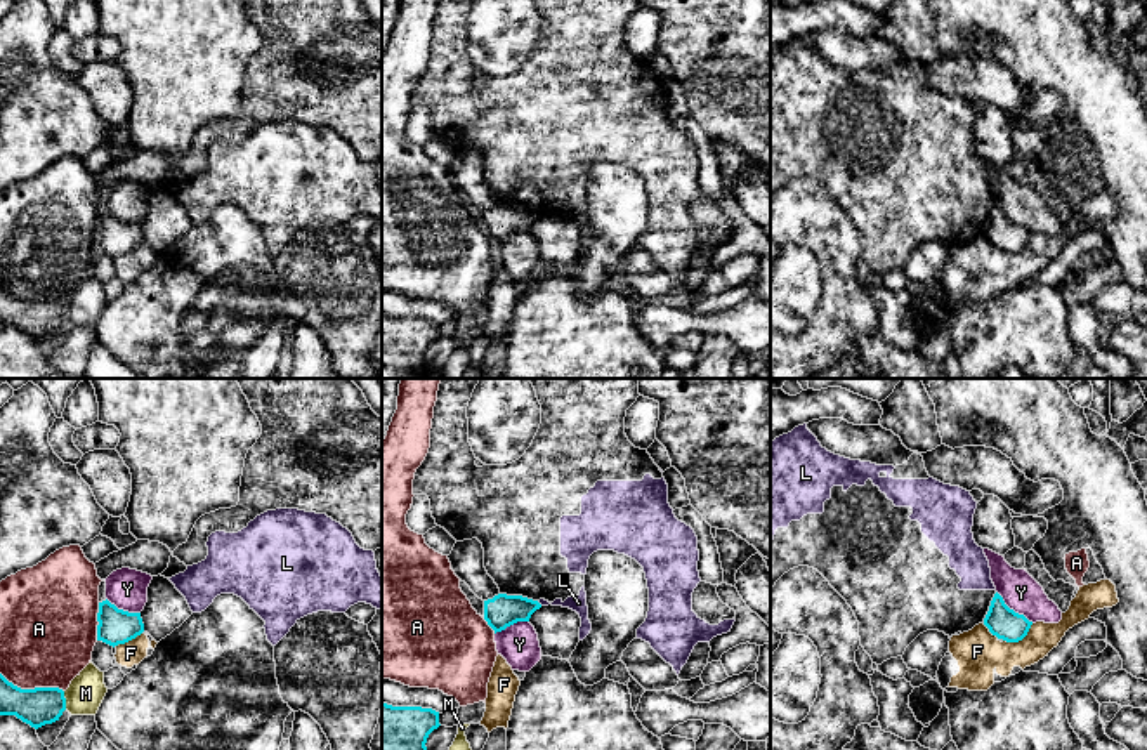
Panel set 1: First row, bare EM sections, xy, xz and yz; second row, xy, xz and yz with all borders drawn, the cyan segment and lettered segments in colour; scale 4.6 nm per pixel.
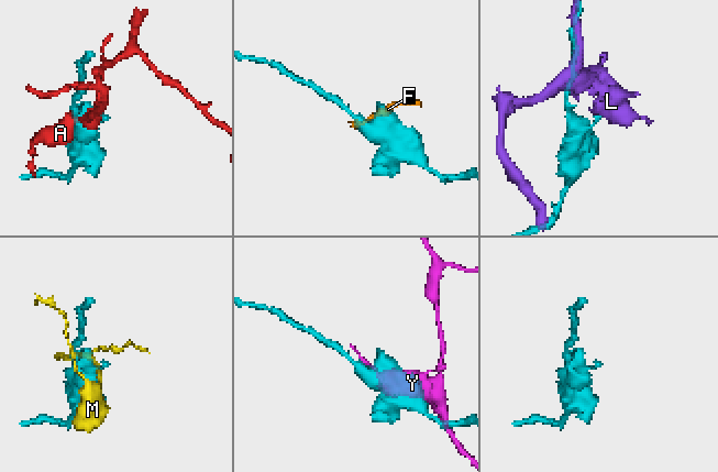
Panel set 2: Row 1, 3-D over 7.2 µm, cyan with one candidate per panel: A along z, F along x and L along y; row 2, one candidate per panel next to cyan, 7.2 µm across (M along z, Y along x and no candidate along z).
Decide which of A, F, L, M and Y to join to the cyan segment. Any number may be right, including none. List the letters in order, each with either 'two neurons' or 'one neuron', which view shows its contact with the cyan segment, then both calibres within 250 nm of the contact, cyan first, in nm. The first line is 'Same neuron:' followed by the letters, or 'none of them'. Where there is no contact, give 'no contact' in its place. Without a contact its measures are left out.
Same neuron: none of them
A: two neurons | xy | 180/440 nm
F: two neurons | yz | 150/220 nm
L: two neurons | xz | 150/70 nm
M: two neurons | xy | 180/170 nm
Y: two neurons | yz | 150/180 nm

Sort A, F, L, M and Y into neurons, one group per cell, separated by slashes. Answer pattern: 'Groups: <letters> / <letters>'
Groups: A / F / L / M / Y

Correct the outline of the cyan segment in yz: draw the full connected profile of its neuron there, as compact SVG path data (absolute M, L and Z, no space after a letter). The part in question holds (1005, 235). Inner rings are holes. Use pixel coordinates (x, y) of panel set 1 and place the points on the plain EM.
M996 203L984 229L984 236L998 250L1006 253L1019 253L1027 247L1032 233L1029 233L1024 226L1010 220L1003 208Z

